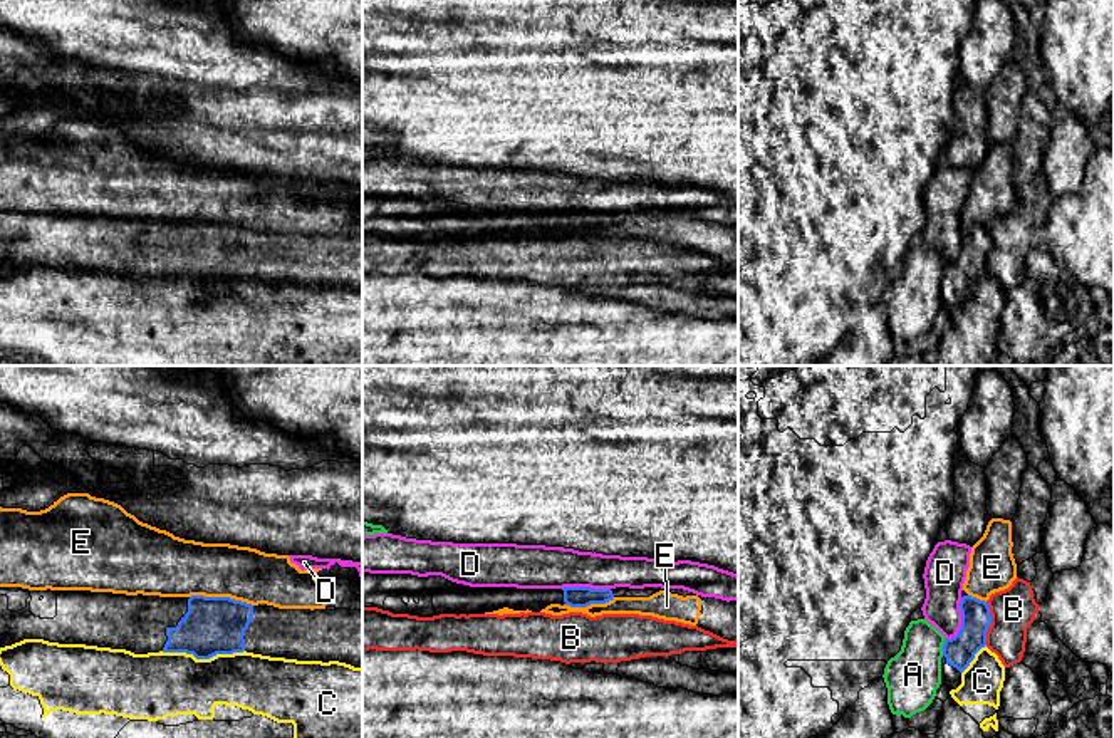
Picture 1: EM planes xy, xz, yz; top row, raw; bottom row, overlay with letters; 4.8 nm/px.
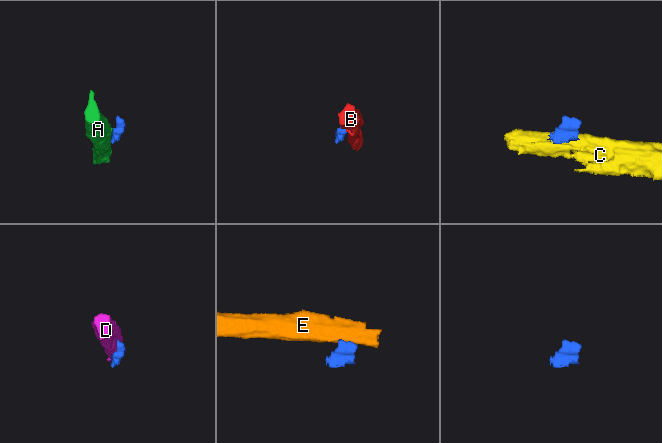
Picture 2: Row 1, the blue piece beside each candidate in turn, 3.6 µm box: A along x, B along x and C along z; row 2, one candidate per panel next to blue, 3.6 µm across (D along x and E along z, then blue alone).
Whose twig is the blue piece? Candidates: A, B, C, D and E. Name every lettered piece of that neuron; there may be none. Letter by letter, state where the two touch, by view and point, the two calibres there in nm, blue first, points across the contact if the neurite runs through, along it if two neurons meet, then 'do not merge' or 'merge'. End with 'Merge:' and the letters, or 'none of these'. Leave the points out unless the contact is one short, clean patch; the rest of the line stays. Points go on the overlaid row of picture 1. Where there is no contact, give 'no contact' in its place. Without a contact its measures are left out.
A: meets blue in yz at (943, 648); 150 nm thick on the blue side, 260 nm on the other; border along yz (945, 639), (942, 654); do not merge
B: meets blue in yz at (990, 623); 150 nm thick on the blue side, 220 nm on the other; border along yz (985, 602), (990, 613), (987, 644); do not merge
C: meets blue in xy at (202, 658); 280 nm thick on the blue side, 320 nm on the other; do not merge
D: meets blue in yz at (962, 621); 150 nm thick on the blue side, 200 nm on the other; border along yz (962, 597), (960, 629), (945, 639); do not merge
E: meets blue in xy at (222, 597); 280 nm thick on the blue side, 280 nm on the other; border along xy (190, 596), (229, 596), (252, 606); do not merge
Merge: none of these

